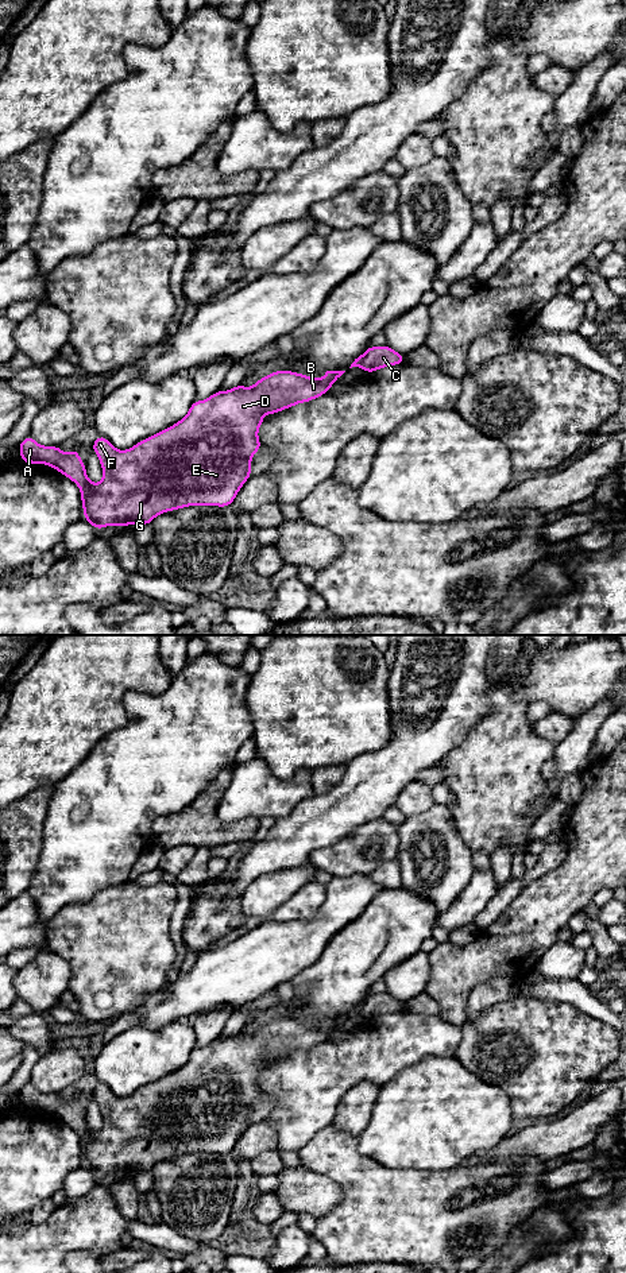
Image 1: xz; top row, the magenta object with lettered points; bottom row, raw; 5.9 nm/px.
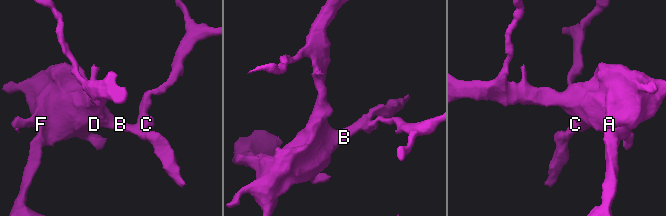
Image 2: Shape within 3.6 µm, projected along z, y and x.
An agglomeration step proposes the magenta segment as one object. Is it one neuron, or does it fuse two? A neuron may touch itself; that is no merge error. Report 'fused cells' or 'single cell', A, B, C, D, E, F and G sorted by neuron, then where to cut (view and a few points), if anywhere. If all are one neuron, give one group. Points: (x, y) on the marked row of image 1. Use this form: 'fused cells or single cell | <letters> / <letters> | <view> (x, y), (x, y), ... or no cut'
fused cells | A B D E F G / C | xz (363, 355), (359, 366)

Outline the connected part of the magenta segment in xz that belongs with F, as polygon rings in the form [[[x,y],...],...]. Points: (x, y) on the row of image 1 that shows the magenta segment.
[[[274,371],[258,379],[252,387],[241,383],[227,391],[216,391],[208,399],[194,401],[189,413],[175,425],[139,441],[127,450],[117,450],[104,436],[94,440],[103,480],[93,484],[78,449],[63,453],[61,446],[43,446],[31,436],[19,444],[23,463],[49,465],[74,481],[81,491],[84,519],[96,530],[131,523],[151,525],[163,512],[190,506],[229,507],[240,488],[251,477],[251,457],[263,446],[258,430],[264,414],[277,414],[297,403],[310,402],[326,392],[345,371],[326,371],[320,379],[293,371]]]

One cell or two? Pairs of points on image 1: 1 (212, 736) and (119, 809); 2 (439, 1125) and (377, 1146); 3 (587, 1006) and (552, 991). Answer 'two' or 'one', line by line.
1: one
2: one
3: one

